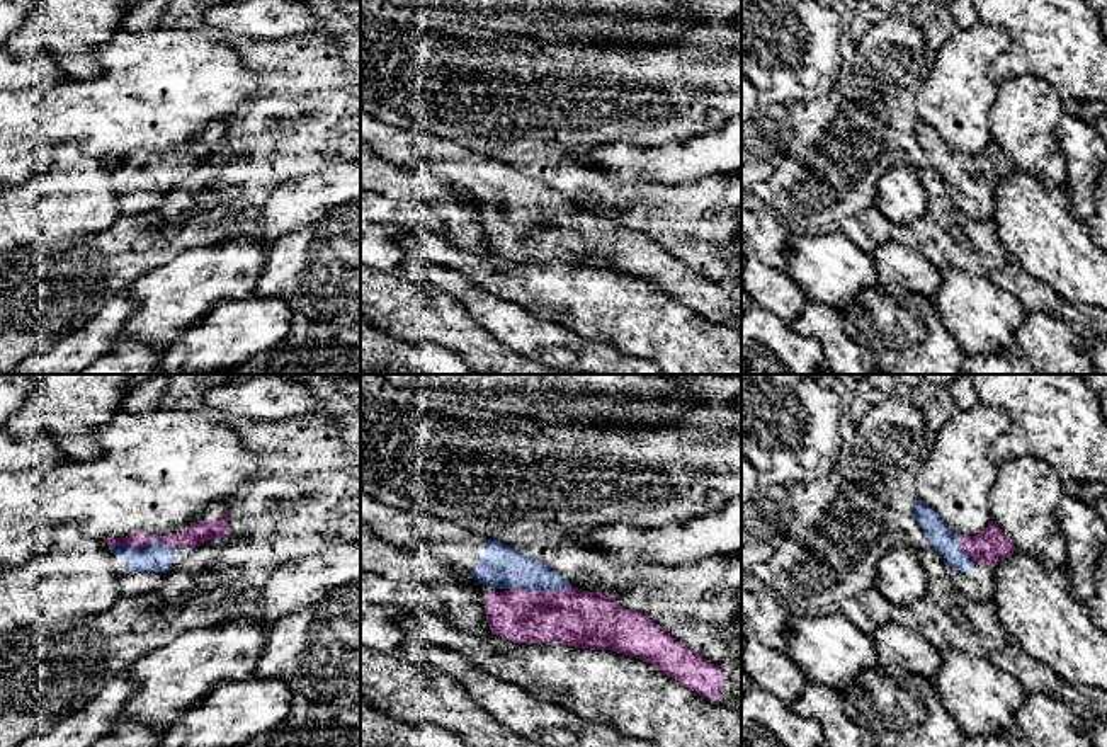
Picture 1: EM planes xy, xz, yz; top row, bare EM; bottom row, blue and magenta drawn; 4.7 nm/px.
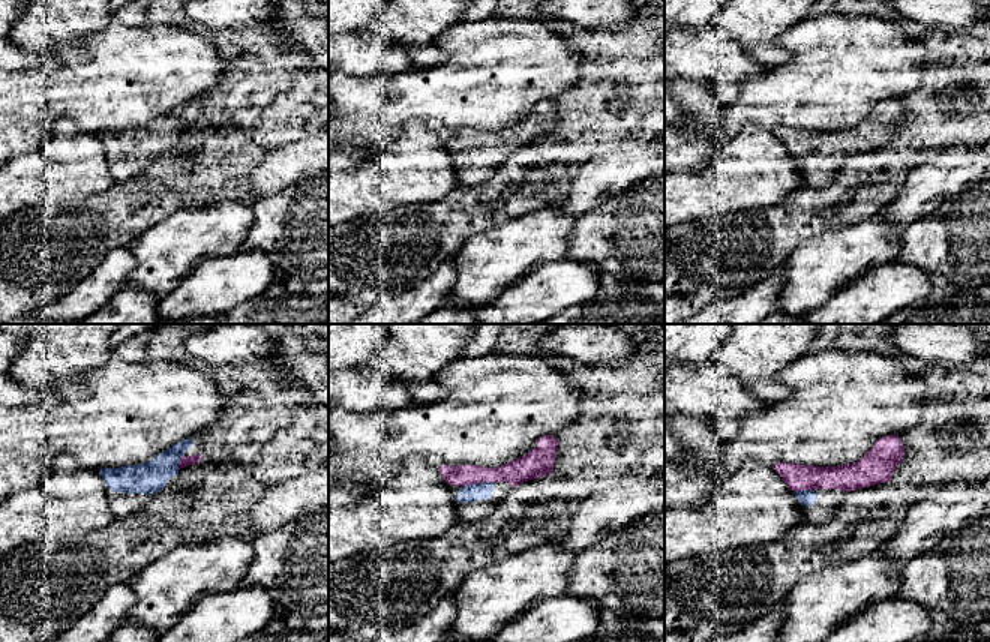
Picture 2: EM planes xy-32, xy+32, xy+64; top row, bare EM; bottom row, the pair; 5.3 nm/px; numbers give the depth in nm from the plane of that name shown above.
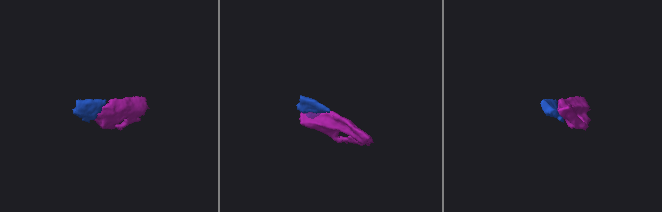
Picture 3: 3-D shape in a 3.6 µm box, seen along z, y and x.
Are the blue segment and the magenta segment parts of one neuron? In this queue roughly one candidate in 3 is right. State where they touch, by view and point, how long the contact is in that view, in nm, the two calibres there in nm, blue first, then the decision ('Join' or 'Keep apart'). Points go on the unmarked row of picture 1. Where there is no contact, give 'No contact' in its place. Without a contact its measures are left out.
Touches blue at xy (143, 167). Shared border 320 nm. Thickness 140 nm (blue) against 80 nm. Join

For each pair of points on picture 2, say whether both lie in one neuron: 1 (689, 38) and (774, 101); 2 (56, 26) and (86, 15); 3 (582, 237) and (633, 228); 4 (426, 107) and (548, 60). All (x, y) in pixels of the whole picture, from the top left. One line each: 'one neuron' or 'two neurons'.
1: two neurons
2: one neuron
3: one neuron
4: one neuron

